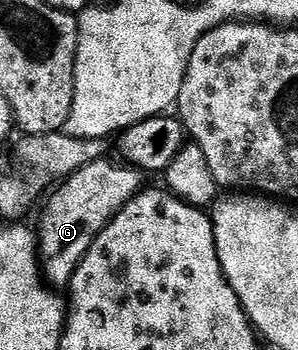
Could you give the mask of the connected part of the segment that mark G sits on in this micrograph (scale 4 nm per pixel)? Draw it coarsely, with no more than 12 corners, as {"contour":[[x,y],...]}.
{"contour":[[94,160],[45,197],[45,283],[62,290],[143,173]]}

